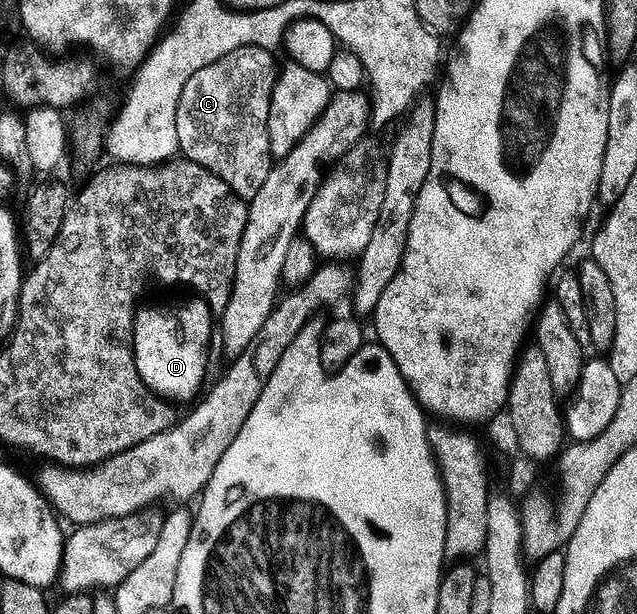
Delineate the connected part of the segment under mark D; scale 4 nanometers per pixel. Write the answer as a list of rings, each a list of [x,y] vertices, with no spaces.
[[[190,299],[194,300],[178,304],[175,308],[139,307],[134,318],[134,361],[138,373],[147,388],[167,402],[192,399],[201,390],[206,380],[206,367],[210,364],[210,339],[216,336],[216,318],[205,300]]]

